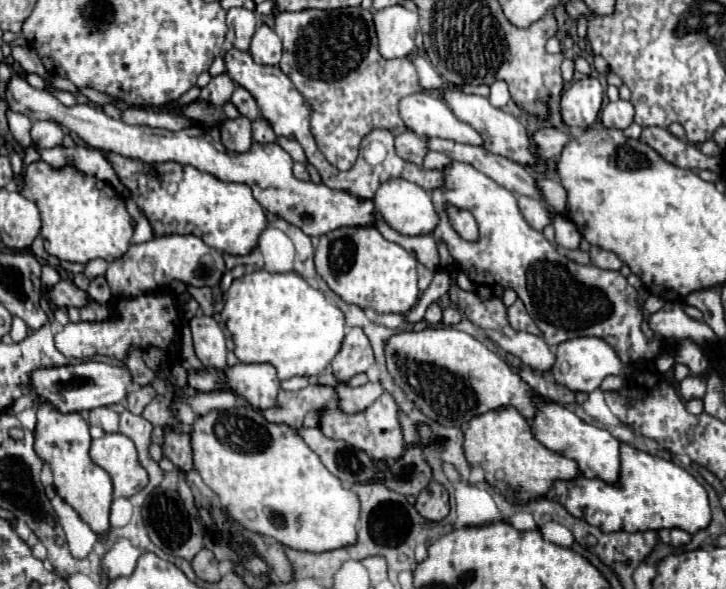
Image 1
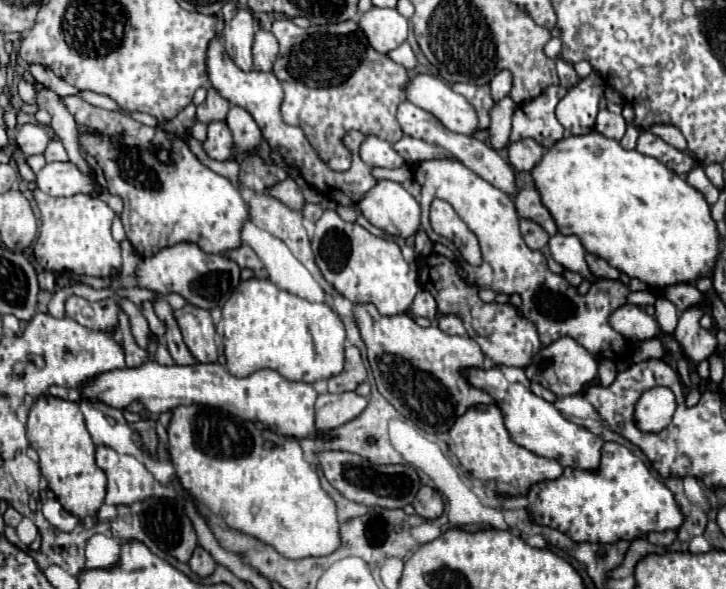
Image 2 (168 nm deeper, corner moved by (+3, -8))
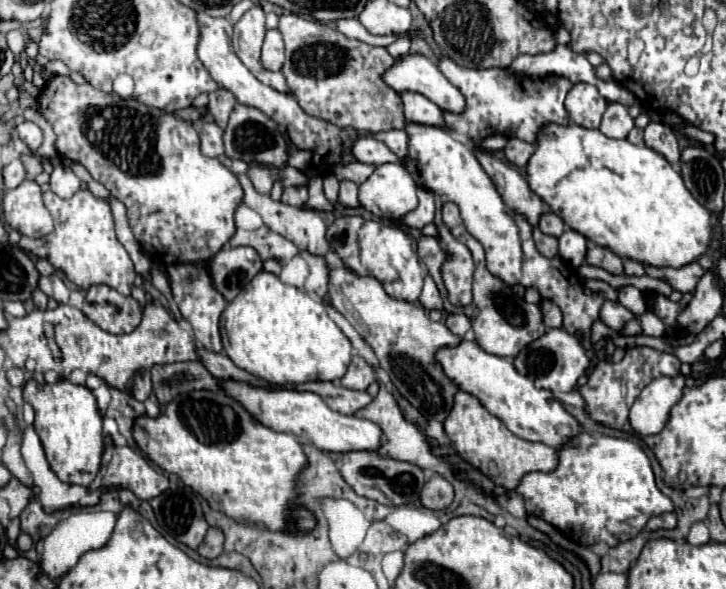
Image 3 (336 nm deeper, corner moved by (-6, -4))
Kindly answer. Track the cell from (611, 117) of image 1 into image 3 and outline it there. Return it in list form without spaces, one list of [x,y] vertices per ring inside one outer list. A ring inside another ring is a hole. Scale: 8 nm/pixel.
[[[611,102],[603,114],[599,130],[609,138],[627,138],[631,128],[633,128],[633,118],[629,116],[627,108],[623,104]]]

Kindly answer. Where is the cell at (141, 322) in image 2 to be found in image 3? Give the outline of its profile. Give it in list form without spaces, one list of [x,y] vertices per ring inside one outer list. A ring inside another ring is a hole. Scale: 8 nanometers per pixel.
[[[49,190],[43,194],[43,198],[45,208],[55,220],[55,228],[51,234],[37,240],[21,236],[19,248],[31,256],[47,258],[55,270],[65,272],[65,276],[81,290],[87,290],[93,284],[109,284],[121,294],[129,296],[136,274],[127,250],[115,238],[111,206],[103,200],[97,200],[89,190],[79,190],[69,200],[61,200]]]

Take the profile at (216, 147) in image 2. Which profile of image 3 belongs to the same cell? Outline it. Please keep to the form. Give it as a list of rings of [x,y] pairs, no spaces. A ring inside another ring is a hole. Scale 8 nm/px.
[[[203,122],[199,128],[201,152],[209,158],[217,158],[223,154],[223,130],[217,128],[215,122]]]

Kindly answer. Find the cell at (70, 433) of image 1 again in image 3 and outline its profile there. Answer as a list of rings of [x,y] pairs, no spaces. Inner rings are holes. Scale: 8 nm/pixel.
[[[31,378],[23,388],[23,398],[35,410],[33,426],[41,438],[51,470],[65,484],[89,486],[99,472],[99,462],[103,454],[101,414],[93,392],[87,386],[71,384],[69,380],[59,380],[55,384],[39,384],[35,382],[35,378]]]

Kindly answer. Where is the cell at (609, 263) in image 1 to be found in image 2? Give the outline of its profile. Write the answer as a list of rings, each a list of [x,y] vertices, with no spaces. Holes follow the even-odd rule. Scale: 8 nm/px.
[[[586,254],[586,262],[588,262],[590,272],[596,278],[610,278],[610,280],[616,280],[618,278],[618,270],[612,268],[606,260],[602,260],[602,258],[594,256],[594,254]]]

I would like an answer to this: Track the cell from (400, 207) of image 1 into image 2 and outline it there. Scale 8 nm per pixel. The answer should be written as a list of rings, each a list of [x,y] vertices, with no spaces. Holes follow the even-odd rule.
[[[380,180],[358,208],[366,220],[390,236],[410,238],[420,230],[420,204],[398,182]]]

